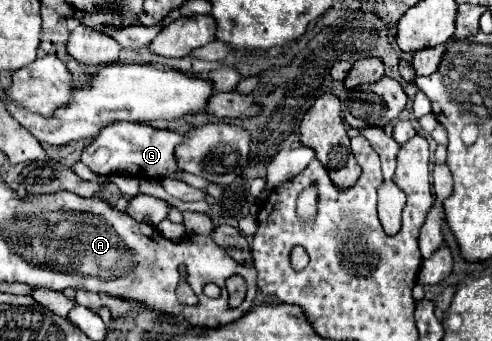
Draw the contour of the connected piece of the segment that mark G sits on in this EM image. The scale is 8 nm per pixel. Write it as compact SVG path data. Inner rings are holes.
M116 122L108 128L102 128L100 134L82 150L82 162L100 176L110 176L116 172L154 178L160 180L164 176L176 178L176 158L174 146L182 142L182 136L170 130L156 130L148 124L134 124L134 122Z

